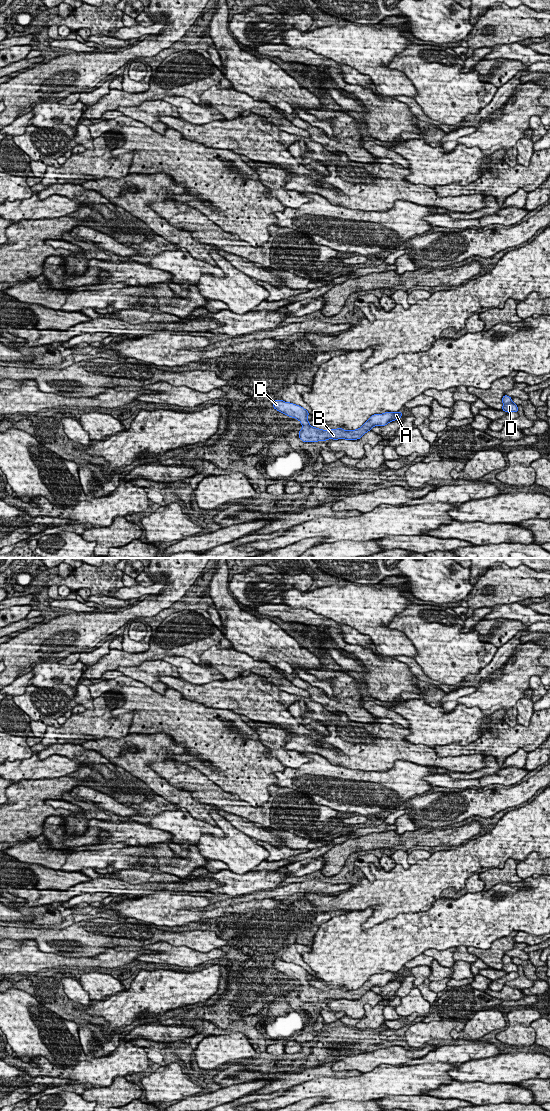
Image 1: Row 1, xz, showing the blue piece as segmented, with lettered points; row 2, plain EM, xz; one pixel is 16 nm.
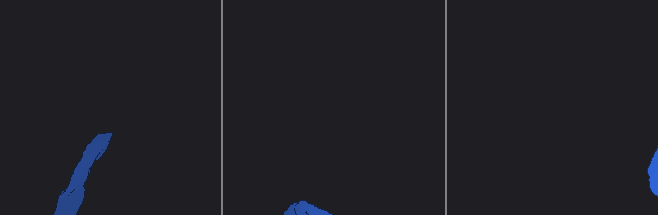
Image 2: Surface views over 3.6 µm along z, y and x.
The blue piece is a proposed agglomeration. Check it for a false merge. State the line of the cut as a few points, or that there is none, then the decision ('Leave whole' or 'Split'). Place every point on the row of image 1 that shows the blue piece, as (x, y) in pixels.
No split. Leave whole

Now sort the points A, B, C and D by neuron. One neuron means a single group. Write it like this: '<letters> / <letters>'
A B C D

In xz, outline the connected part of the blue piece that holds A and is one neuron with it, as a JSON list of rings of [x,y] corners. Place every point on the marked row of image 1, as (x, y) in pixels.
[[[276,399],[273,402],[273,408],[301,422],[303,428],[299,431],[299,438],[303,442],[326,441],[327,439],[360,439],[373,426],[385,426],[389,422],[399,420],[402,417],[402,411],[385,412],[383,414],[372,415],[368,421],[356,430],[344,431],[343,428],[322,430],[309,425],[309,421],[307,420],[309,412],[301,406]]]

